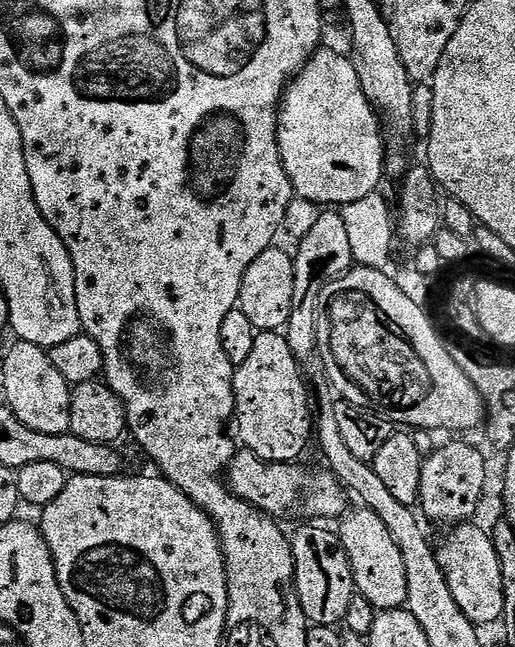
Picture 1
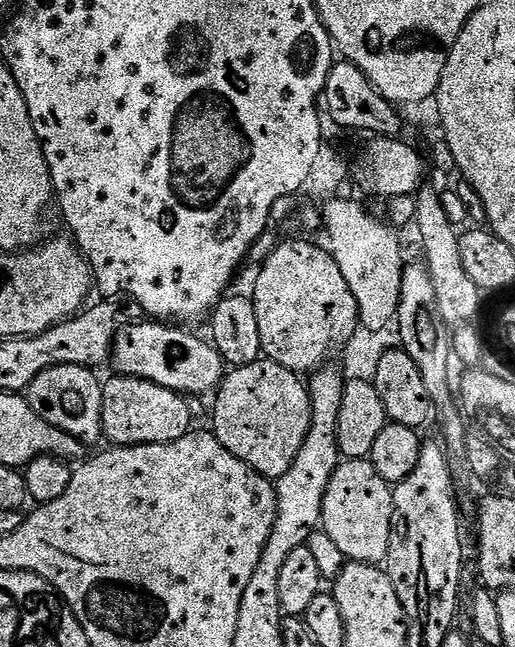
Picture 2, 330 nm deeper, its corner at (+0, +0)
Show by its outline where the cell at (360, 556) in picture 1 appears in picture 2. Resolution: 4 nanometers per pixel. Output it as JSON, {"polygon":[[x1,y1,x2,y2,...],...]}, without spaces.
{"polygon":[[371,459,344,460,326,486,322,506,322,530,342,549,345,561,353,564,383,565,390,550,392,533,392,489,374,470]]}

